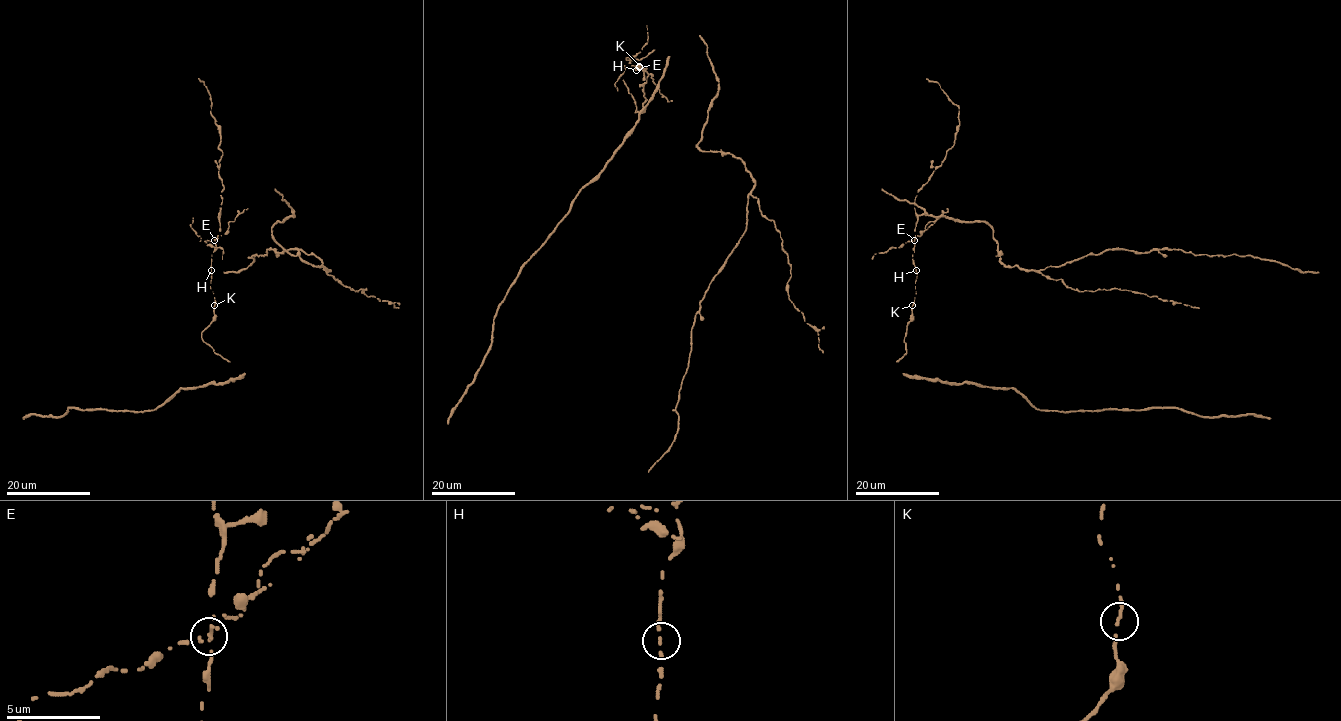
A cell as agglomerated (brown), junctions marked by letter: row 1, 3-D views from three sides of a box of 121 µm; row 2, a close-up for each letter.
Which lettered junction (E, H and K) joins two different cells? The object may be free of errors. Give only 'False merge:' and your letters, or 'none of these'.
False merge: E

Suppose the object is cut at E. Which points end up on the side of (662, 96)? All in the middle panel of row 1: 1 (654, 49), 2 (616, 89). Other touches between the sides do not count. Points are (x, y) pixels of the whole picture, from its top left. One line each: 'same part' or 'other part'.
1: other part
2: same part

